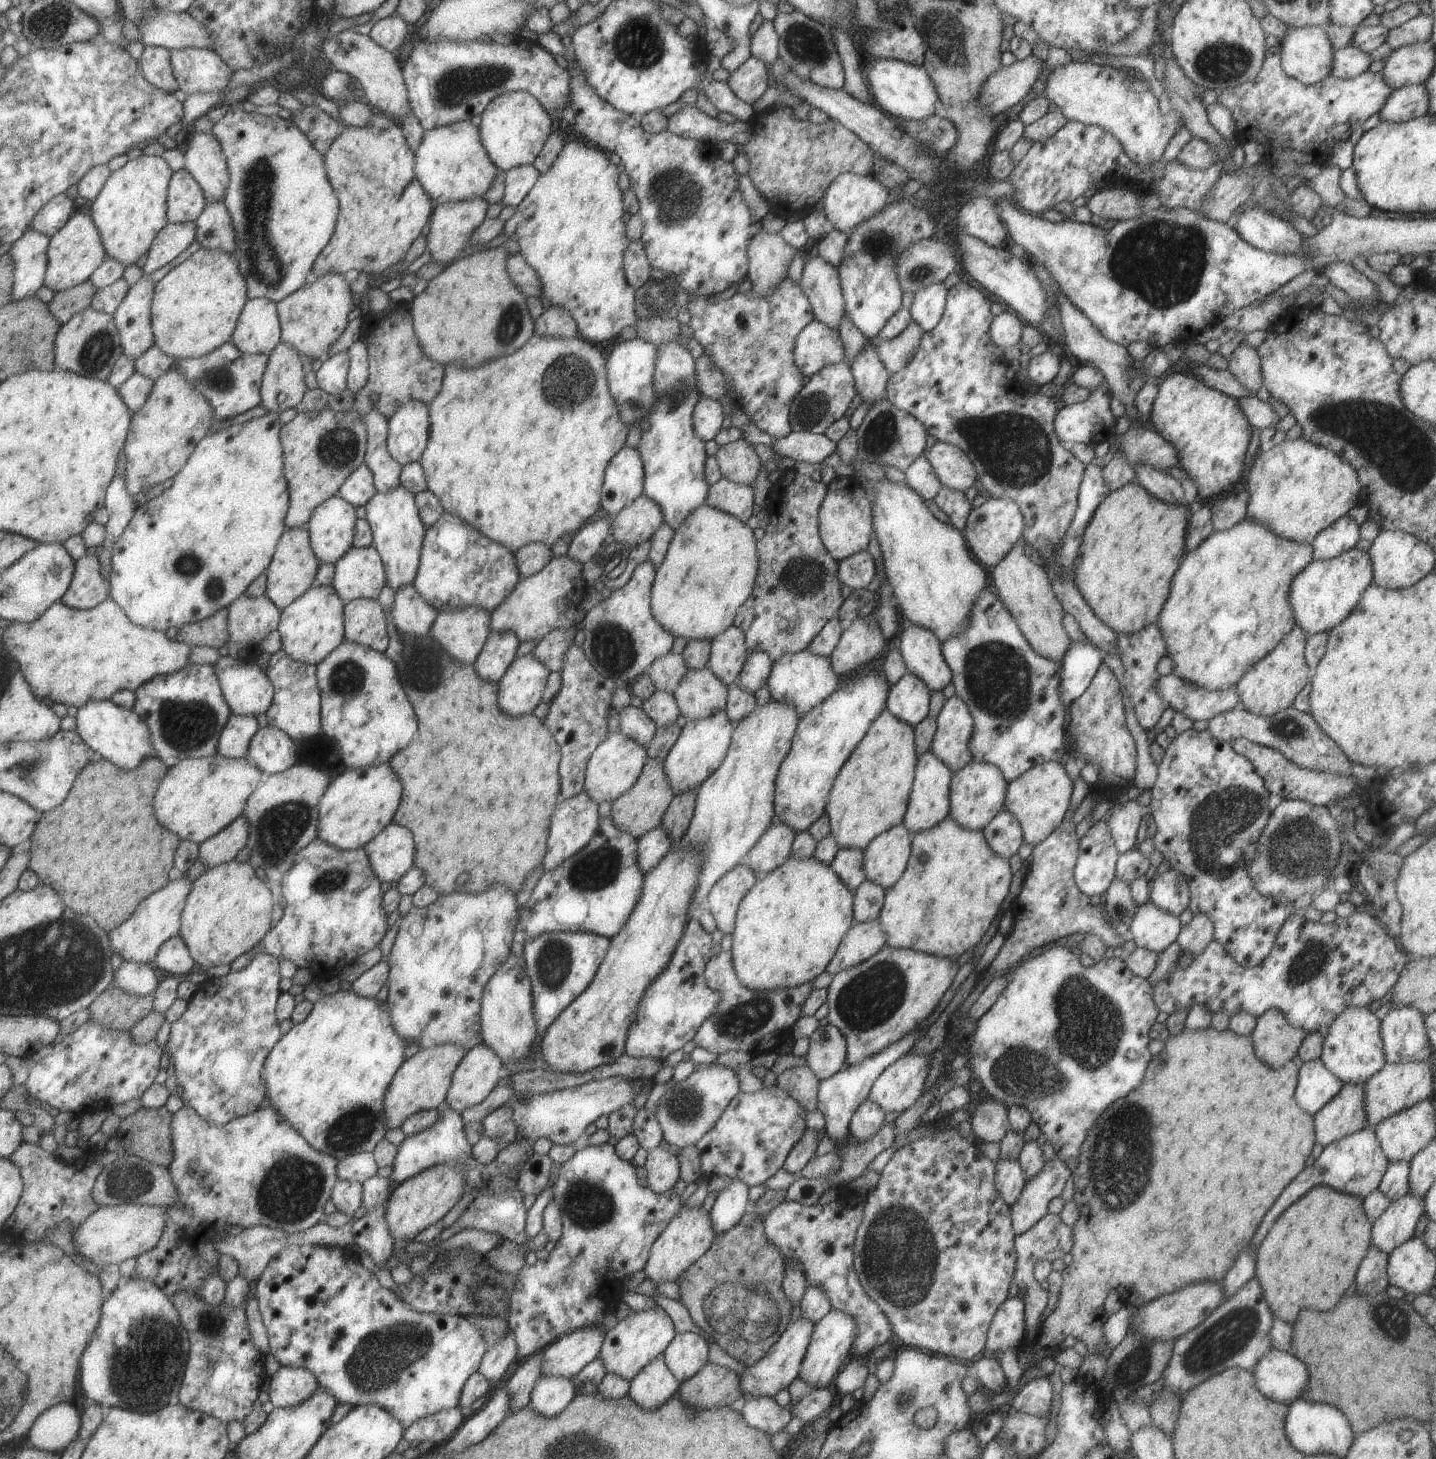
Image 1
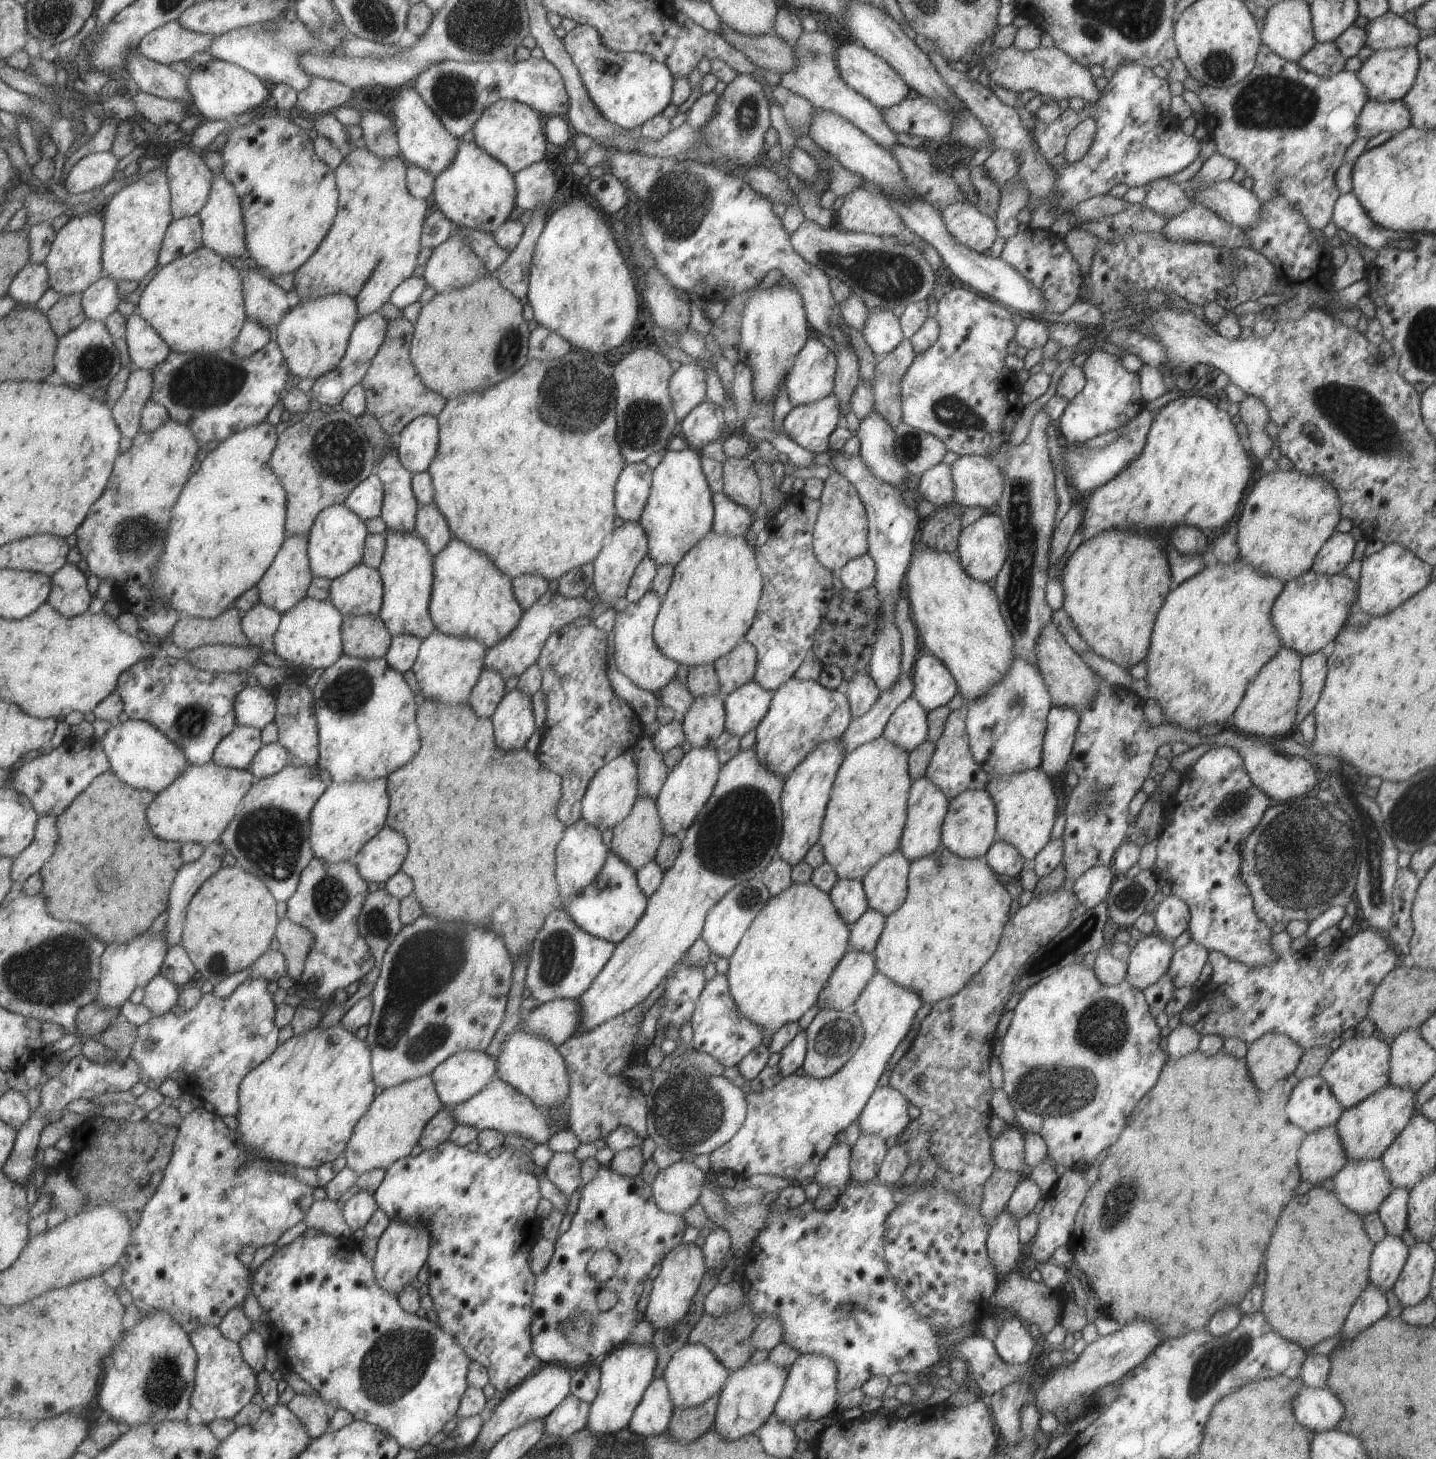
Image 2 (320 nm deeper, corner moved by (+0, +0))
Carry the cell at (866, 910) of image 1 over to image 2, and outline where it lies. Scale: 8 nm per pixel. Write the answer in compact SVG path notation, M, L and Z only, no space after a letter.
M865 910L850 926L849 947L857 952L873 954L884 922L885 917L880 912Z

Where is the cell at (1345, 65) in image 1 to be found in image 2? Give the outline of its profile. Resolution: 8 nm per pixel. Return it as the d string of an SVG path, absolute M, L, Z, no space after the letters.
M1316 42L1300 56L1300 59L1297 59L1296 64L1303 70L1330 77L1343 71L1345 60L1346 58L1341 56L1334 42Z

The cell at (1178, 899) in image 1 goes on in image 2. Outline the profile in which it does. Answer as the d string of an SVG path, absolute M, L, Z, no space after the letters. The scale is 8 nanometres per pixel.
M1175 895L1164 896L1164 899L1155 908L1151 909L1154 916L1156 930L1165 940L1172 942L1187 930L1189 909L1187 905Z

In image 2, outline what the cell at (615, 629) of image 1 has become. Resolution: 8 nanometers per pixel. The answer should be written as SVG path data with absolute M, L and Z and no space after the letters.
M647 591L639 600L629 603L623 612L616 612L612 627L614 663L616 669L624 674L637 688L658 695L662 688L675 676L678 664L669 660L652 639L652 628L661 600L653 592Z

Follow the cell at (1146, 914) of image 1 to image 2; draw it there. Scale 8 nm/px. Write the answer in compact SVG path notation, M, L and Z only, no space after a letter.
M1159 934L1145 935L1130 949L1126 962L1126 981L1142 992L1166 974L1173 954L1171 942Z

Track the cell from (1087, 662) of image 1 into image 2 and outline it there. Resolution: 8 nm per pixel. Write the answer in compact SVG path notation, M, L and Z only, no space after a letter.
M1069 707L1048 710L1047 724L1042 742L1040 771L1049 779L1065 773L1071 756L1078 716Z

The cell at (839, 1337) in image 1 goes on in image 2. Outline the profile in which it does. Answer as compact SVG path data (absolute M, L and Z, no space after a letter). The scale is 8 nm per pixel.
M799 1355L791 1366L787 1368L788 1373L781 1389L779 1398L774 1406L774 1417L784 1425L792 1429L799 1421L816 1421L817 1419L825 1420L826 1414L829 1414L835 1408L836 1402L836 1368L835 1363L829 1360L825 1355Z

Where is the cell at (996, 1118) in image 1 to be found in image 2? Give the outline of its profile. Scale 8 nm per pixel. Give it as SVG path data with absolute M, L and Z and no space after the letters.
M1009 1124L1001 1133L1001 1136L992 1140L993 1164L997 1169L1012 1173L1025 1170L1023 1145L1024 1136L1022 1130L1014 1124Z

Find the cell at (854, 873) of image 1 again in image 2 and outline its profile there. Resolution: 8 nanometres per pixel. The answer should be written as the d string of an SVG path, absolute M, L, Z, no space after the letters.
M837 879L828 895L835 912L849 928L868 909L861 880Z

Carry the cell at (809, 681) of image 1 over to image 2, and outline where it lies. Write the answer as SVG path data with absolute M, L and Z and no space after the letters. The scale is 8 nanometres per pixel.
M794 676L771 695L761 722L754 728L752 751L769 772L784 780L818 744L837 741L850 723L847 697L836 689L827 689L818 681L800 681Z

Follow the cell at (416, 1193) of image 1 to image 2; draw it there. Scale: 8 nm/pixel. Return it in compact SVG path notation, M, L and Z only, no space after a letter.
M391 1219L388 1227L377 1239L372 1262L376 1285L397 1297L405 1285L411 1285L416 1280L415 1276L425 1264L429 1249L430 1236L425 1227L410 1227Z

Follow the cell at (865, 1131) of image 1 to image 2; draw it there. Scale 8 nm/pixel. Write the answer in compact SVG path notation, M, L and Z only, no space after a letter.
M861 1133L850 1148L850 1178L858 1183L876 1180L886 1152L885 1141L877 1135Z

